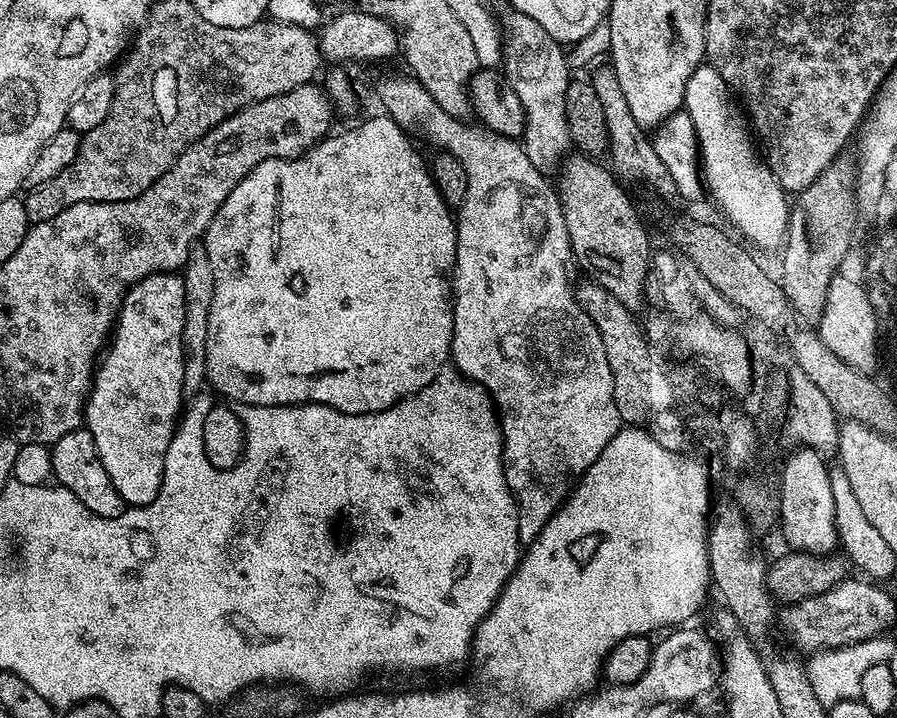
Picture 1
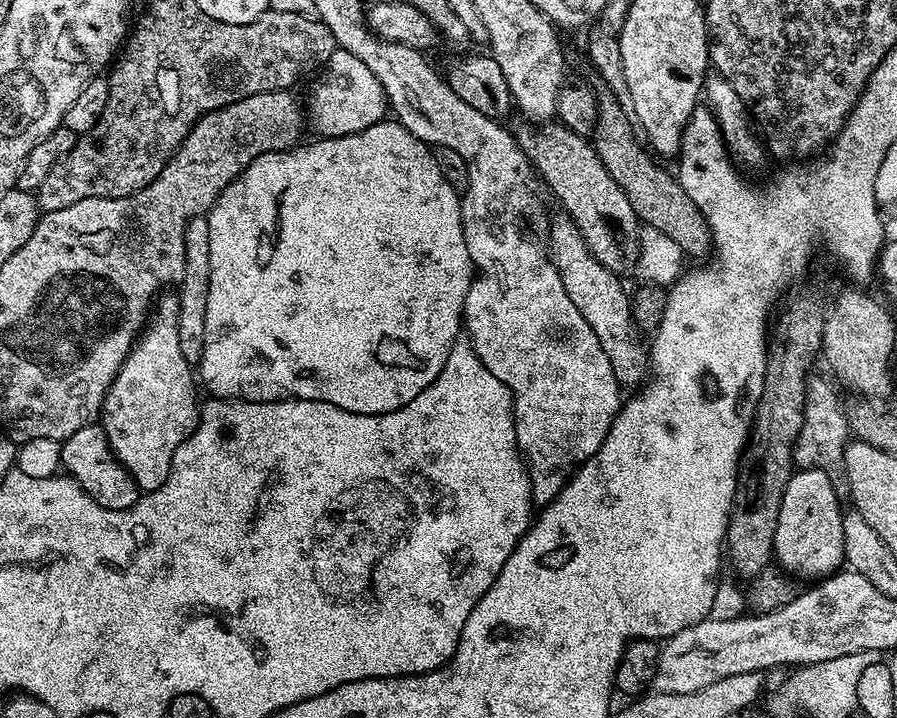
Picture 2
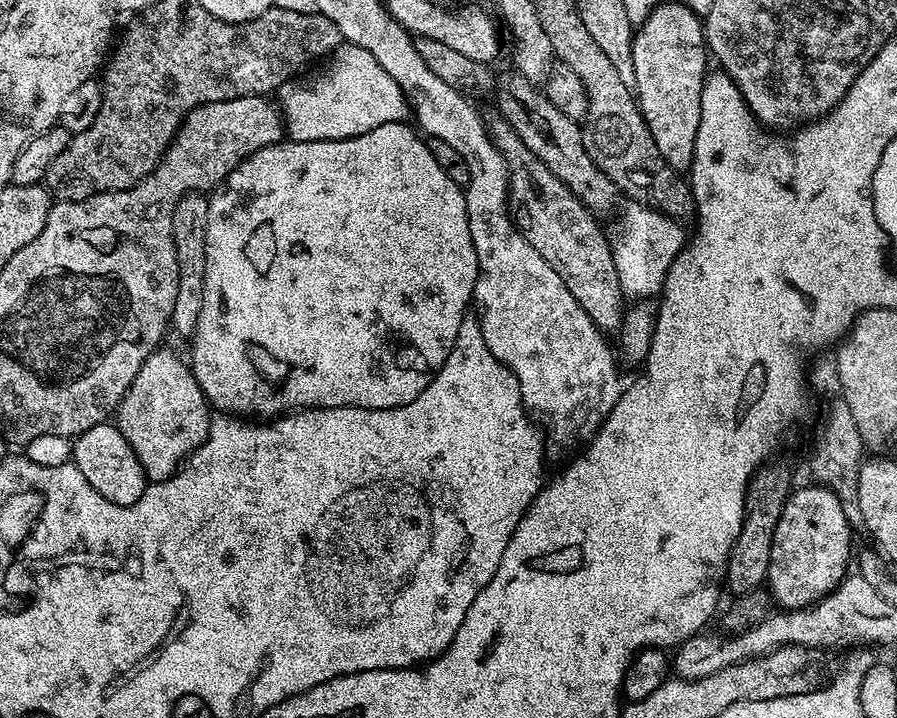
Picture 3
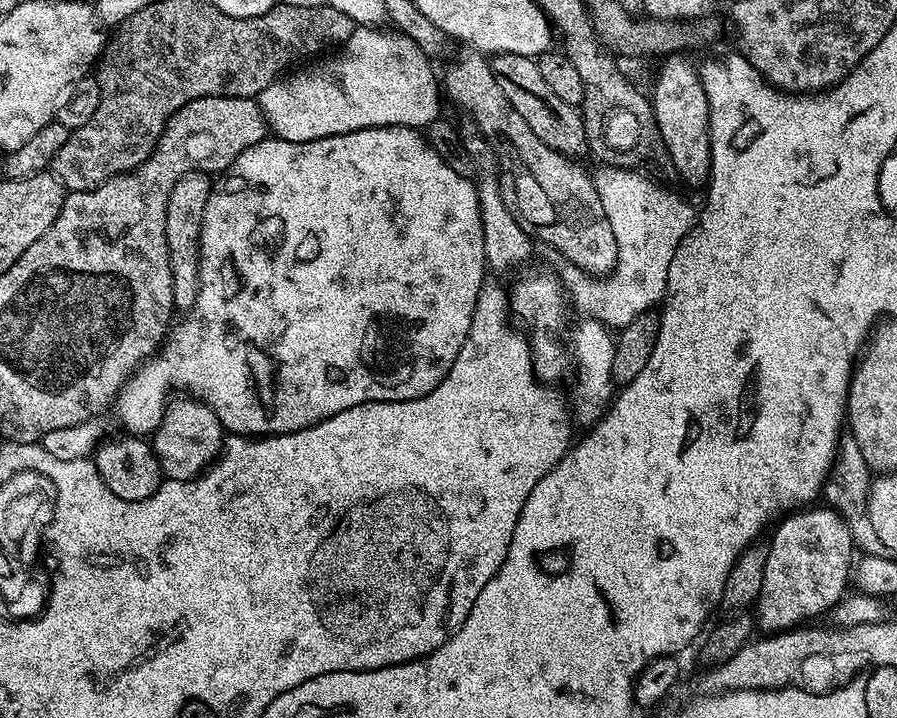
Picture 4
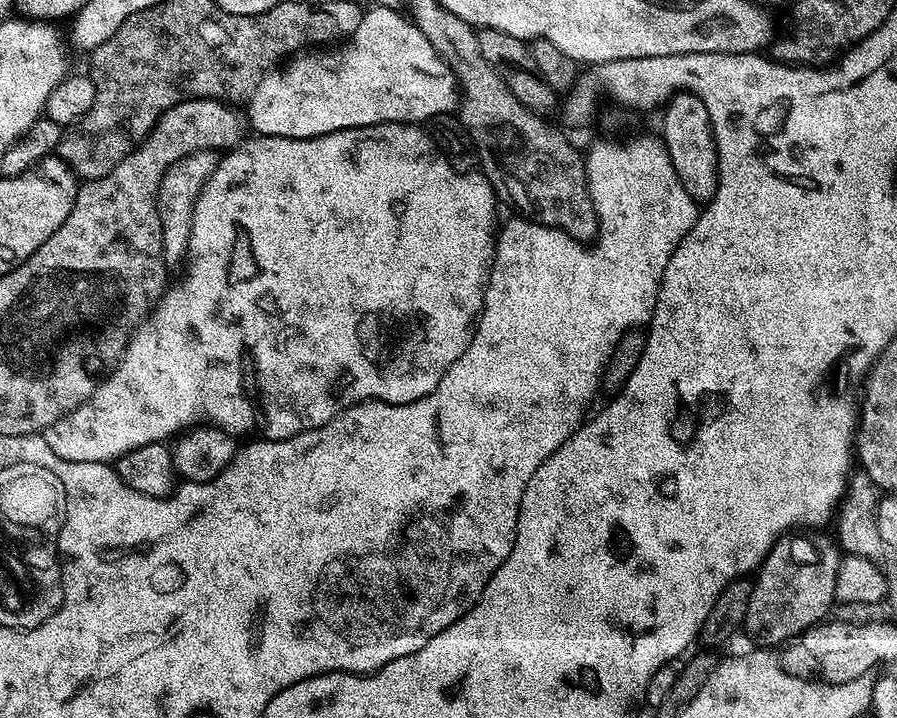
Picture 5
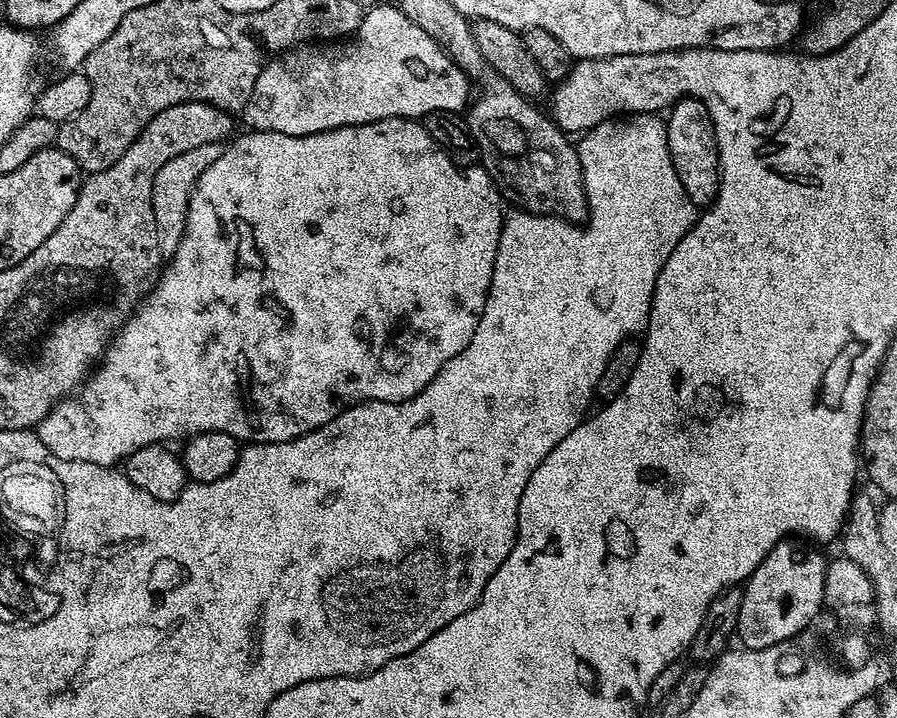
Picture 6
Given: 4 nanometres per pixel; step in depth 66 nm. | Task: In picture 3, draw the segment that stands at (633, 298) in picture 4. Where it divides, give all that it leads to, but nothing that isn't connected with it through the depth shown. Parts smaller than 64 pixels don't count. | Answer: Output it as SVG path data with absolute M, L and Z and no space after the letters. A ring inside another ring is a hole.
M639 202L629 203L629 208L624 212L624 241L614 248L616 269L620 279L620 290L628 298L652 298L663 289L666 282L666 274L674 262L674 258L684 249L686 232L680 229L679 219L666 216L657 212L655 208L647 207Z

